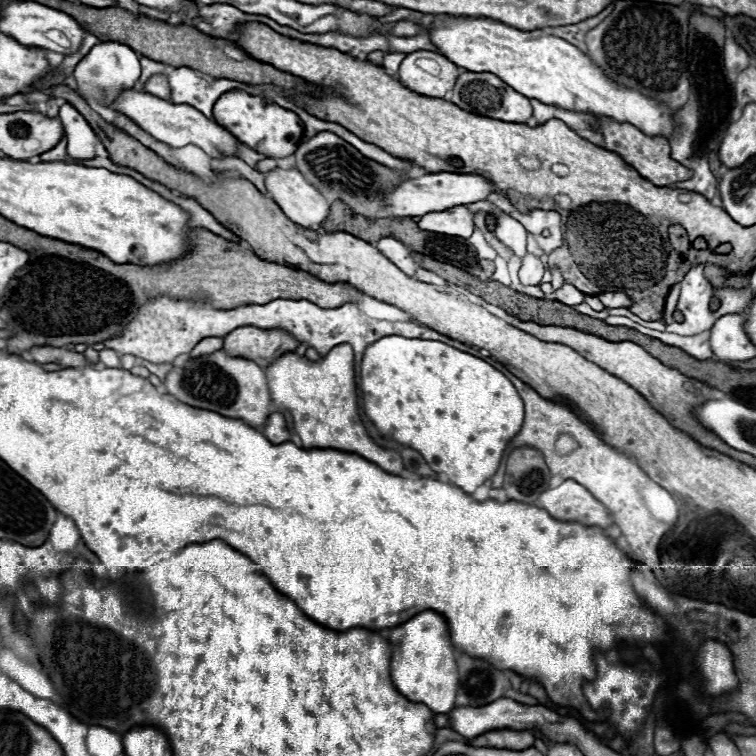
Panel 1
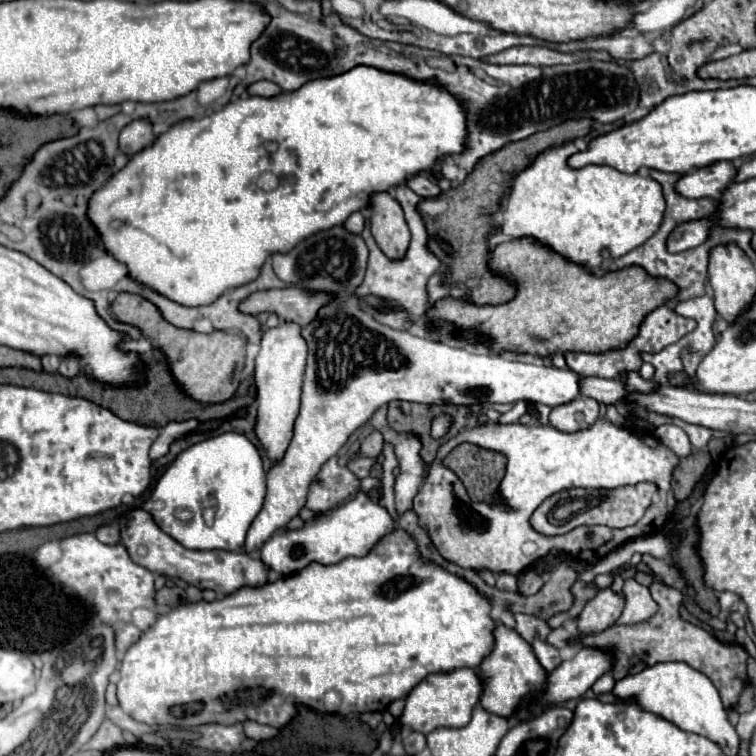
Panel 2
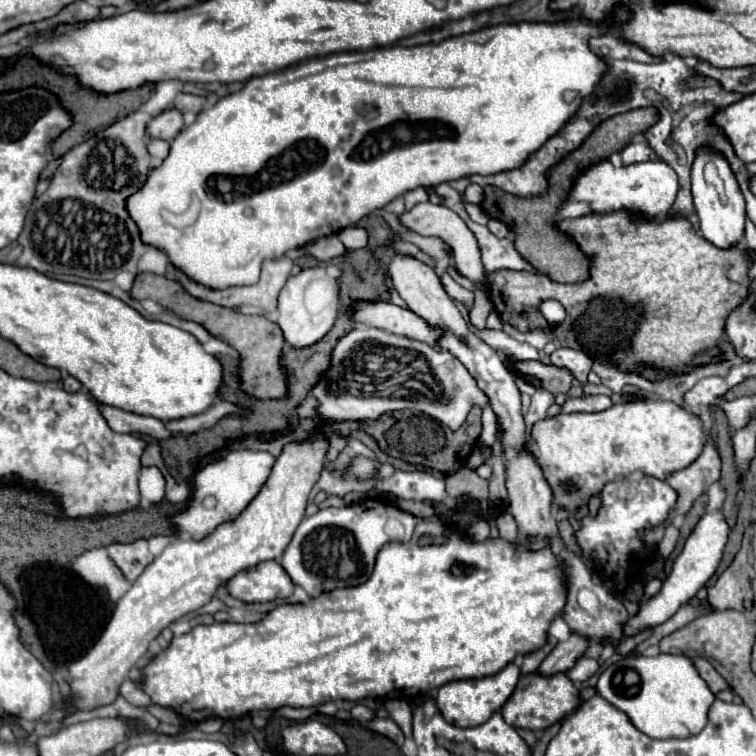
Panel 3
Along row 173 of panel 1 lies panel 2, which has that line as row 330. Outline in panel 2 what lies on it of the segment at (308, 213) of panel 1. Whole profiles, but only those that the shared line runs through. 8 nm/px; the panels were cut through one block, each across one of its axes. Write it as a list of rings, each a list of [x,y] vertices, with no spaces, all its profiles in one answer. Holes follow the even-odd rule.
[[[284,322],[262,334],[262,344],[260,344],[260,352],[256,356],[256,368],[254,368],[256,406],[258,406],[254,432],[256,432],[256,438],[260,440],[264,454],[274,464],[284,458],[286,446],[290,444],[290,438],[292,438],[294,420],[298,416],[304,366],[306,366],[306,342],[300,336],[300,326]]]

